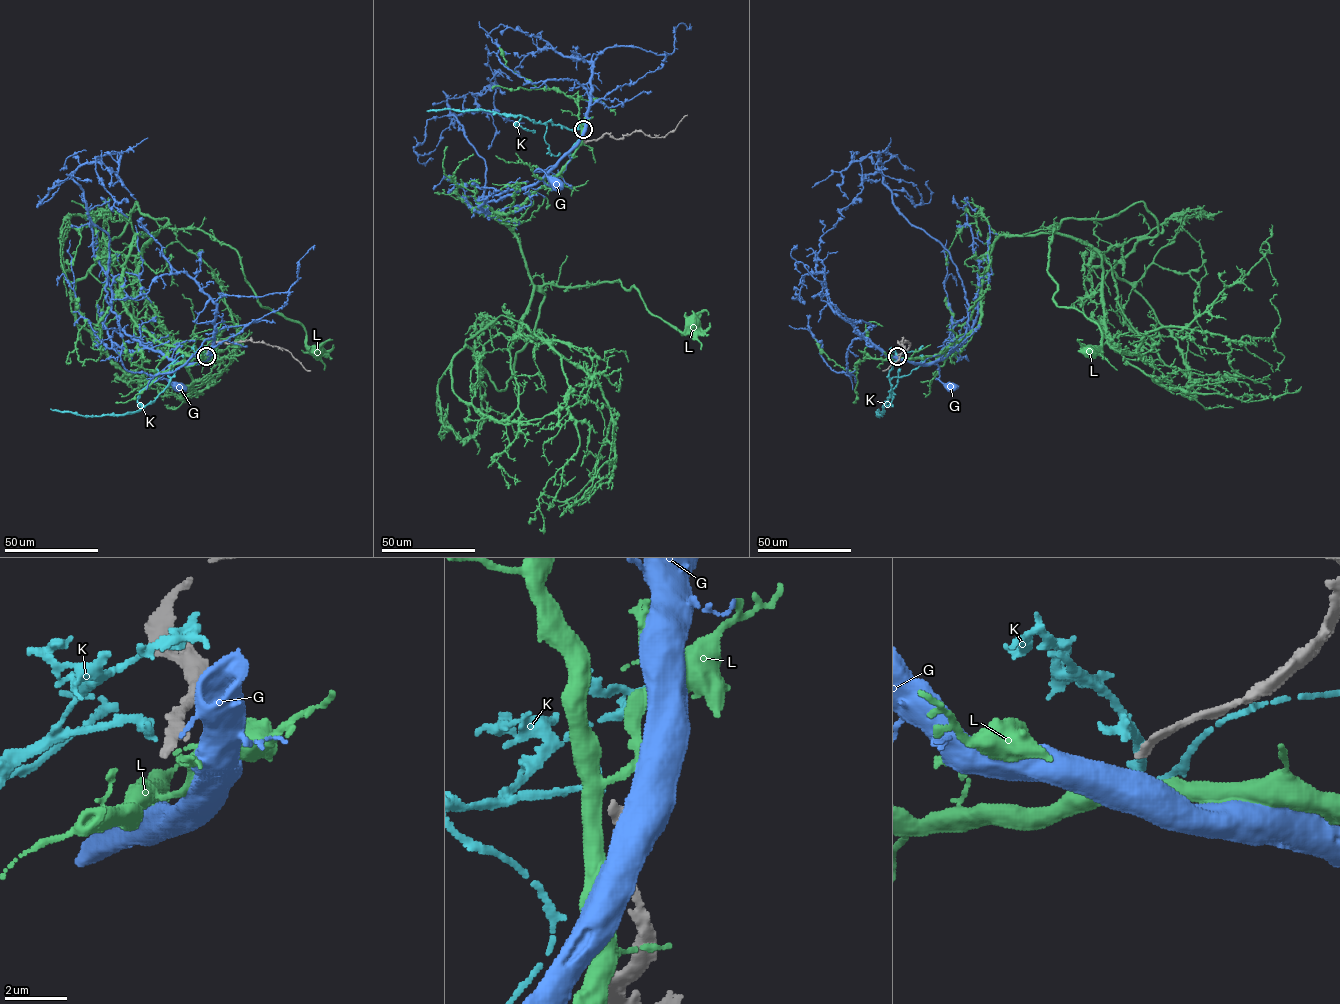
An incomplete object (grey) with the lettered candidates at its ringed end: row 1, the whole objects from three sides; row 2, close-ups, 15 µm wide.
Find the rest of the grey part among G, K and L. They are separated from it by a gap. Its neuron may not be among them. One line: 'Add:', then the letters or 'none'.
Add: none

